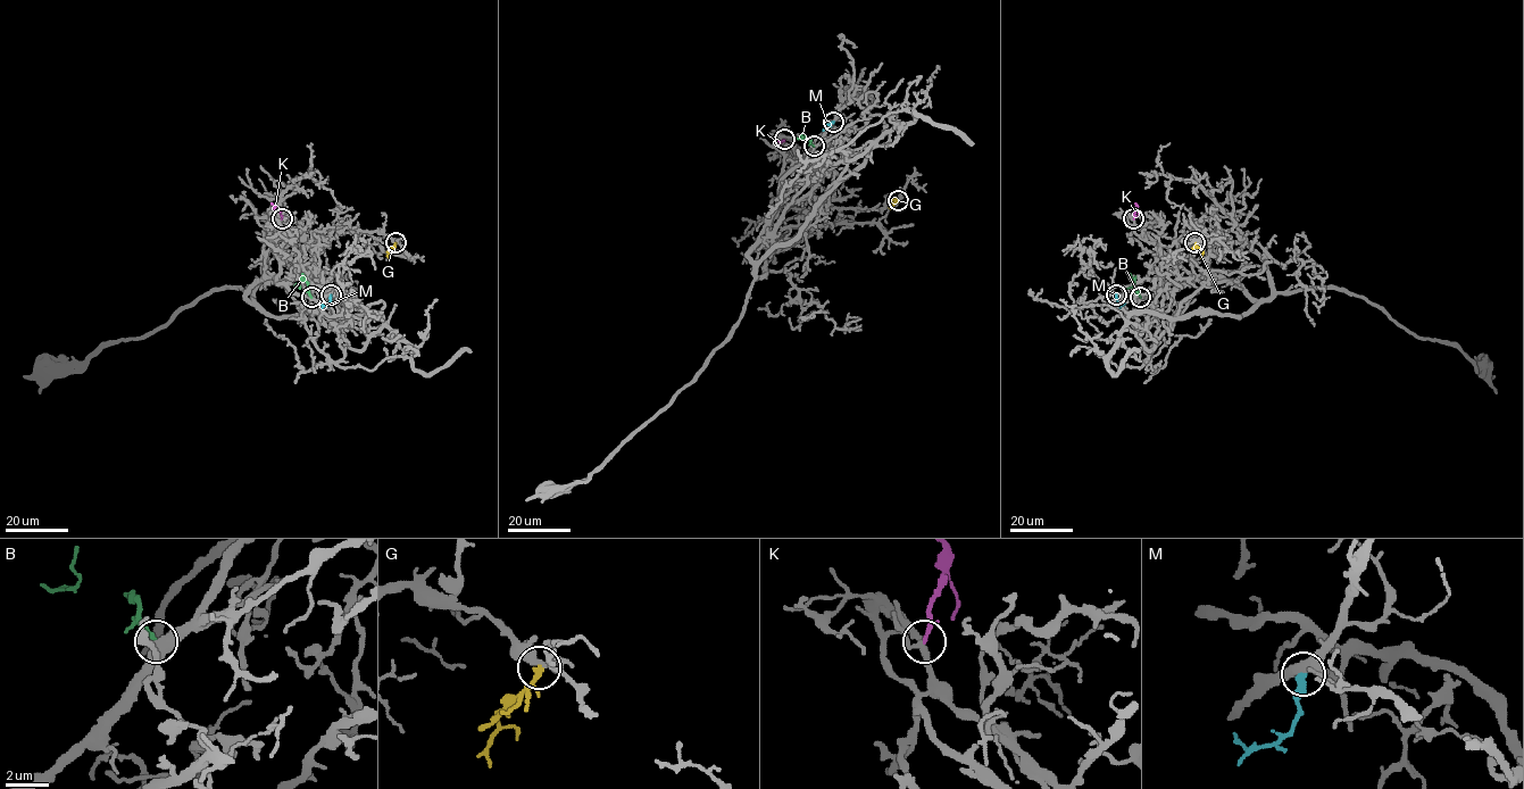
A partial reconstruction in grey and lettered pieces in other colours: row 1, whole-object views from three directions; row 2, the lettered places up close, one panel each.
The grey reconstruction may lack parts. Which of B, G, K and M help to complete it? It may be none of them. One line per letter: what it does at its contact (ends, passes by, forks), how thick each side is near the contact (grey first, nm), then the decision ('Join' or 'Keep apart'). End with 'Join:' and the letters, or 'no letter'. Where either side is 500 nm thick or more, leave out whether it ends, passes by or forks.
B: It ends there. Thickness 400 nm (grey) against 190 nm. Join
G: It forks there. Thickness 320 nm (grey) against 110 nm. Join
K: It ends there. Thickness 200 nm (grey) against 200 nm. Join
M: It ends there. Thickness 360 nm (grey) against 360 nm. Keep apart
Join: B, G, K

